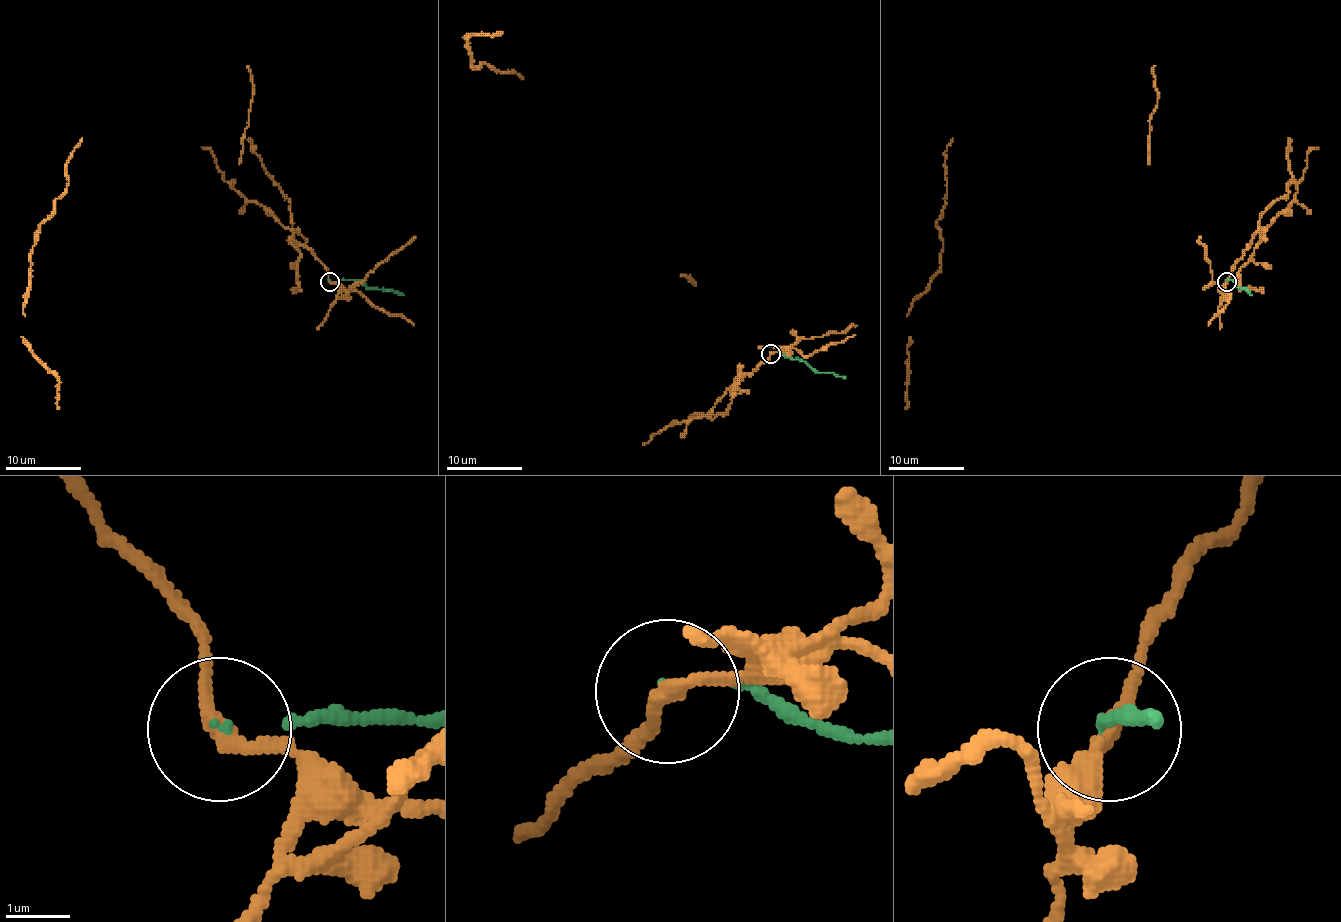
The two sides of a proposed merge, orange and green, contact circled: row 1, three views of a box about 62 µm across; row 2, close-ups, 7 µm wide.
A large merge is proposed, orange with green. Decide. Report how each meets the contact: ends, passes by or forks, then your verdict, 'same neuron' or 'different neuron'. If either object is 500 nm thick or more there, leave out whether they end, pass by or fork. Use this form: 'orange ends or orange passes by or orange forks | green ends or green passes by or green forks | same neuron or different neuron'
orange passes by | green ends | different neuron

